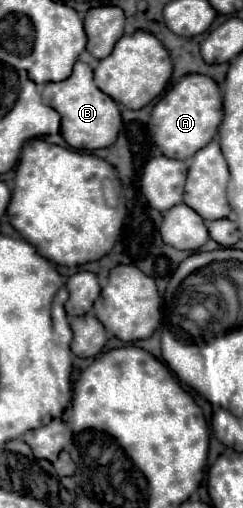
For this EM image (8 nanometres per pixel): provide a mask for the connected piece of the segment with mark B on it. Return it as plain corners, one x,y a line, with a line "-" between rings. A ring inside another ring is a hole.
77,61
73,75
61,83
47,83
43,89
43,101
61,115
61,135
73,149
101,149
113,145
121,129
121,113
117,103
97,89
93,83
93,71
87,63

